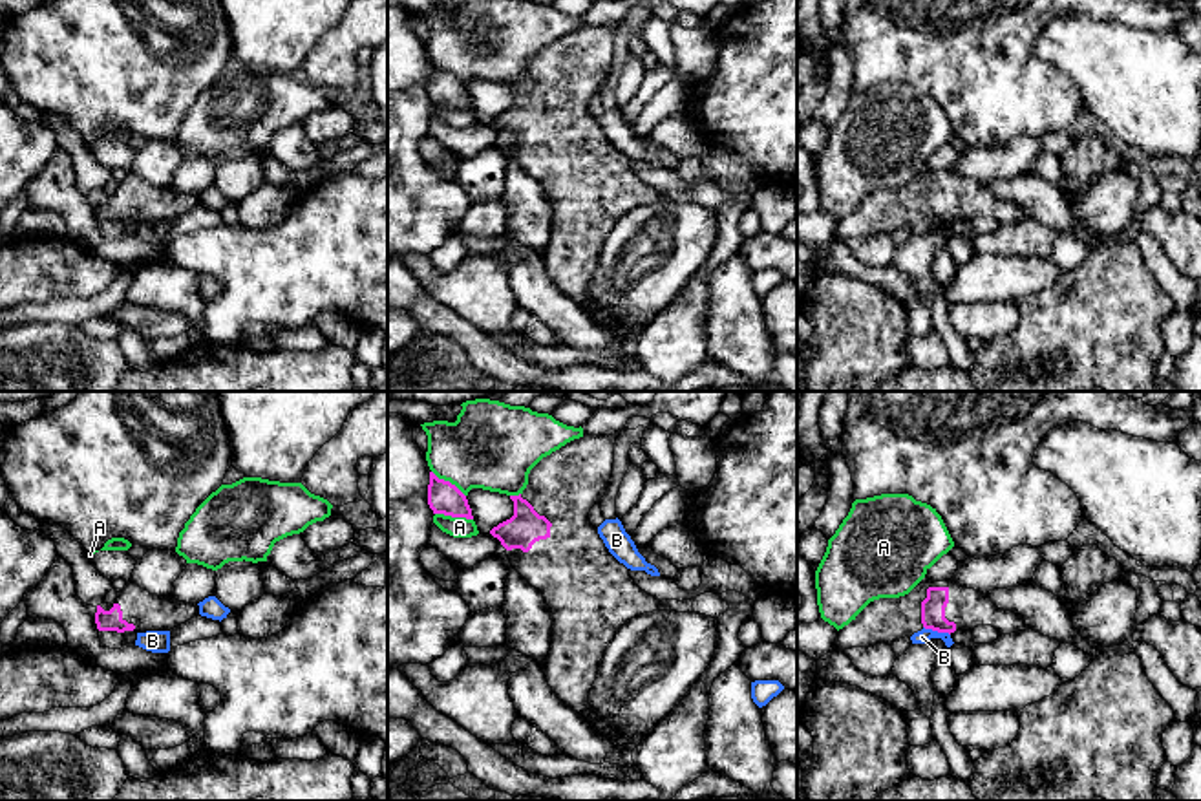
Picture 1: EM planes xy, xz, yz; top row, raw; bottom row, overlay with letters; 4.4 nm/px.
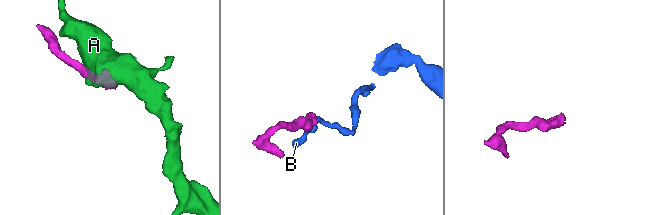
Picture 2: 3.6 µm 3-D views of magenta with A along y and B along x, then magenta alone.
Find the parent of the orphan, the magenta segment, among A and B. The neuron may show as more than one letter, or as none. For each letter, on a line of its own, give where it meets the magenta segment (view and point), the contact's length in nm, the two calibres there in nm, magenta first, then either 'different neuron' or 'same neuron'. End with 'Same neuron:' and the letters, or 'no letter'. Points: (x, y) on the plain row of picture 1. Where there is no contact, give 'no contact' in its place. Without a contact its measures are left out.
A: contact xz (454, 106); length 170 nm; calibres 140 and 100 nm; different neuron
B: contact yz (936, 220); length 130 nm; calibres 110 and 60 nm; different neuron
Same neuron: no letter

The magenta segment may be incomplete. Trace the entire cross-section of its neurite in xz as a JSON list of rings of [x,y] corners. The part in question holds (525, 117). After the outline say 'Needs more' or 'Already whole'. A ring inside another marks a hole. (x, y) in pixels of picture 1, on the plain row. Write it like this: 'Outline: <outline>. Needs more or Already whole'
Outline: [[[583,26],[543,48],[514,91],[514,106],[490,121],[506,139],[512,157],[543,183],[552,210],[552,234],[541,252],[556,287],[594,318],[607,313],[589,294],[600,252],[616,221],[631,208],[658,201],[660,190],[642,181],[605,137],[589,102],[609,79],[616,26]]]. Needs more

